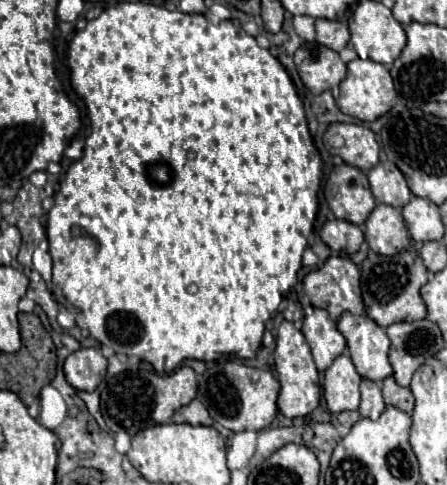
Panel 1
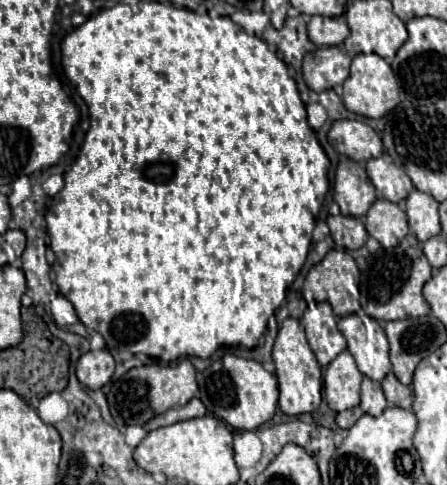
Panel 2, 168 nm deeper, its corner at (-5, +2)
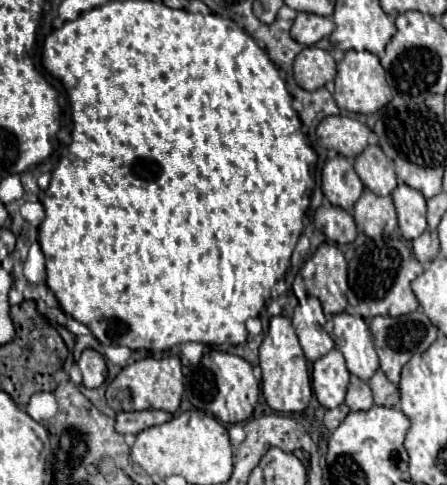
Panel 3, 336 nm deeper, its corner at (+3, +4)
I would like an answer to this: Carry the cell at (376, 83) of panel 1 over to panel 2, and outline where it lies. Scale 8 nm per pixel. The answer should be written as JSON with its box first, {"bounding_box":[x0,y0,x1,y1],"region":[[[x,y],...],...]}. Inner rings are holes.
{"bounding_box":[342,54,400,118],"region":[[[378,54],[354,56],[350,66],[350,76],[344,82],[344,94],[342,94],[342,100],[350,112],[366,118],[382,118],[398,104],[398,94],[400,88],[396,76],[384,58],[380,58]]]}

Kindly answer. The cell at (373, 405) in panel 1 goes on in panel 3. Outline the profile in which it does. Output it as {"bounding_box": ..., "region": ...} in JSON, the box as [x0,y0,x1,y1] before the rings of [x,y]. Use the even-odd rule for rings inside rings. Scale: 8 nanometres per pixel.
{"bounding_box":[346,376,372,410],"region":[[[350,376],[348,392],[346,392],[346,406],[350,410],[370,410],[372,408],[372,390],[368,384],[356,376]]]}

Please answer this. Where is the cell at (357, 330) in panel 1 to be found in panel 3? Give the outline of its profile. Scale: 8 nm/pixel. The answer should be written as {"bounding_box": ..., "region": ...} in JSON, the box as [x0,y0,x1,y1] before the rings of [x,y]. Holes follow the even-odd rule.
{"bounding_box":[324,312,380,380],"region":[[[348,312],[334,314],[328,318],[324,330],[342,352],[350,374],[358,376],[360,380],[368,380],[378,370],[380,362],[374,350],[370,328],[364,318],[352,316]]]}

